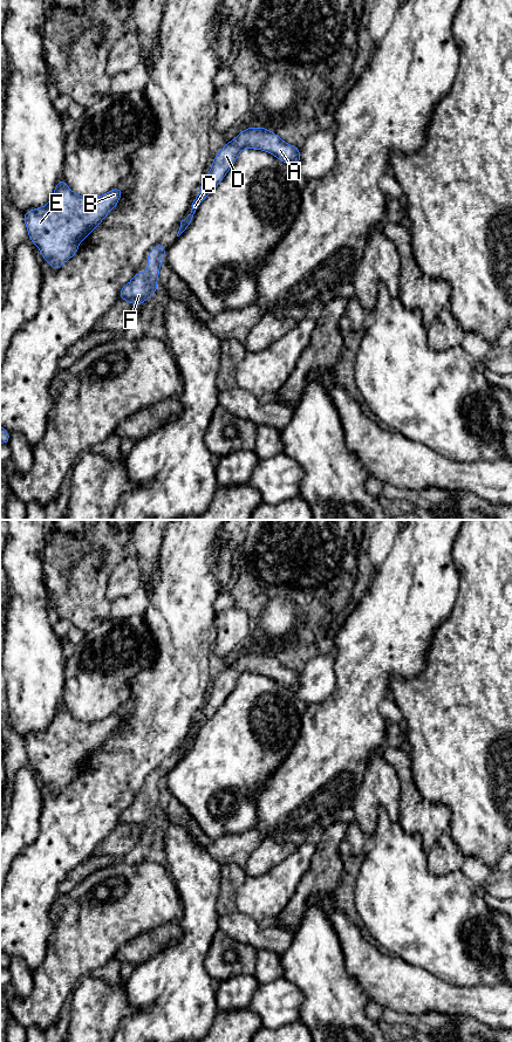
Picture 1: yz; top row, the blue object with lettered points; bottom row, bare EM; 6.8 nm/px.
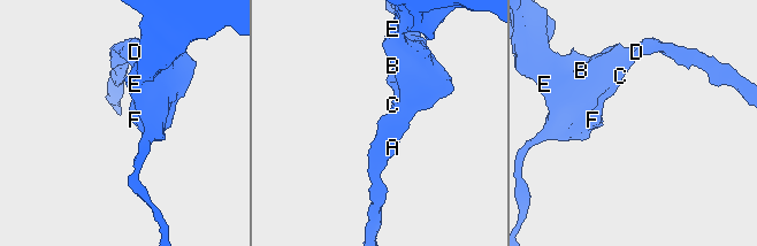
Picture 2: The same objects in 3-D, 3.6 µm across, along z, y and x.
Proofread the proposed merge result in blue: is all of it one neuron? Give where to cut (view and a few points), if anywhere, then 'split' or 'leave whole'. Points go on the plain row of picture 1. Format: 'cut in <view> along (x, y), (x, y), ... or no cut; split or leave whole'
no cut; leave whole

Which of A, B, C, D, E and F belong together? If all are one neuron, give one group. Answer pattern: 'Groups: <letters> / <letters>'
Groups: A B C D E F

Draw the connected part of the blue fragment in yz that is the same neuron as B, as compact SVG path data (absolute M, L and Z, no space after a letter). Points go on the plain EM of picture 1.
M60 702L52 724L45 732L28 734L22 741L27 750L30 766L41 776L42 783L52 789L53 795L60 791L78 775L78 767L84 765L118 728L123 715L117 711L107 719L84 722L75 719Z

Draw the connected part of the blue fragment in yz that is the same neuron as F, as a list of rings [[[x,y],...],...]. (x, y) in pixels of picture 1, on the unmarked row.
[[[159,767],[146,780],[148,796],[136,797],[132,804],[121,813],[120,824],[138,830],[143,829],[150,820],[157,818],[157,803],[164,780],[165,770]]]

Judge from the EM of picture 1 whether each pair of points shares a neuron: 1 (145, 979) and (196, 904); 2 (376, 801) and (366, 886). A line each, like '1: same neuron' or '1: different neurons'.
1: same neuron
2: same neuron

